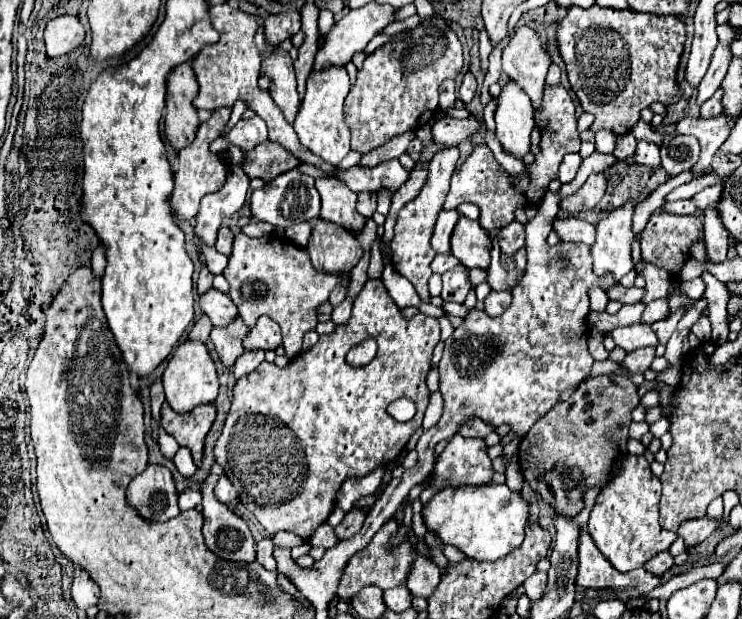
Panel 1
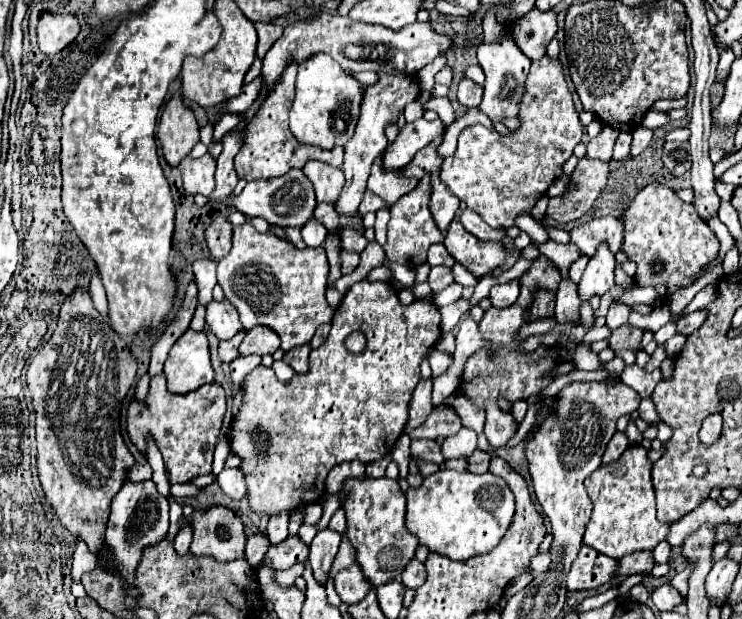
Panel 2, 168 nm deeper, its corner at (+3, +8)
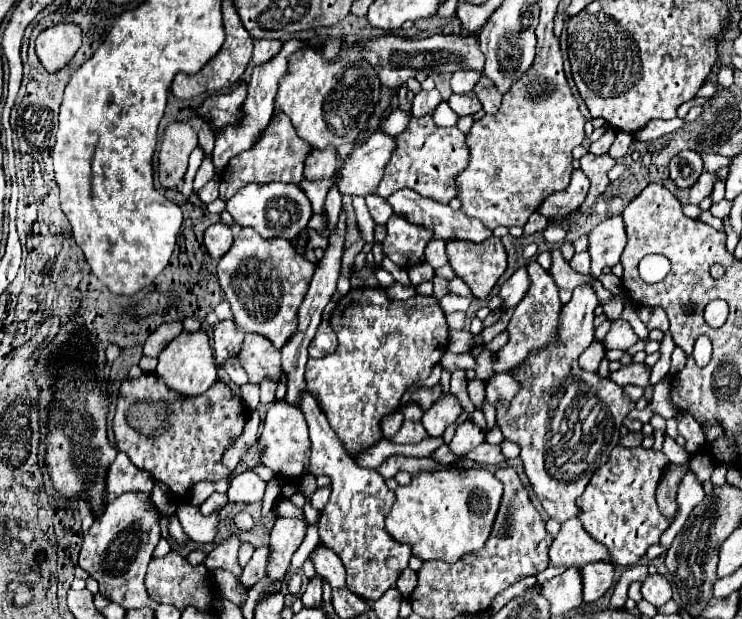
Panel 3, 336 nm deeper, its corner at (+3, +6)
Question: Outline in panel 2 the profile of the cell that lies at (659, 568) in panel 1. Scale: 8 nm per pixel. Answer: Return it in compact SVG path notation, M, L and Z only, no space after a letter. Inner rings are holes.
M639 551L639 553L631 553L627 557L623 557L619 561L619 575L629 577L629 575L651 575L655 567L655 559L653 559L653 551Z

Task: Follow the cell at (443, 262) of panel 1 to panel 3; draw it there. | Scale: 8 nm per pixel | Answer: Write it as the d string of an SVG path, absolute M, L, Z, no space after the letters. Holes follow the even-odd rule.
M433 239L431 243L427 243L427 247L425 247L425 261L427 261L433 269L445 265L445 263L447 263L445 243L439 241L439 239Z

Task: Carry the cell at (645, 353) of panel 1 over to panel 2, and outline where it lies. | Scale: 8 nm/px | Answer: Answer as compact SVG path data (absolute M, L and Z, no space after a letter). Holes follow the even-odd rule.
M621 325L621 327L617 327L617 329L611 333L609 347L611 347L613 351L619 351L619 349L639 351L641 337L643 337L643 331L641 331L641 329L631 327L631 325Z

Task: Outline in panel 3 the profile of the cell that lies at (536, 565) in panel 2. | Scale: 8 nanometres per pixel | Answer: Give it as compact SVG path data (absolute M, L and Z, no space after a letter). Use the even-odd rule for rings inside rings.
M567 519L549 549L549 565L555 567L583 567L587 563L611 563L607 547L591 539L579 519Z

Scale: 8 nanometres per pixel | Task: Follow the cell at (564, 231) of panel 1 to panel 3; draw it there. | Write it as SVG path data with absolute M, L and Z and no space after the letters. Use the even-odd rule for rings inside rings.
M609 217L589 233L591 273L597 279L603 275L607 267L619 263L625 243L627 243L627 235L625 235L623 217Z

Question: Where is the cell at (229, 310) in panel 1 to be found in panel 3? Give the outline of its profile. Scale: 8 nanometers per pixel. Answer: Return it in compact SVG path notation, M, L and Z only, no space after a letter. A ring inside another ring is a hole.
M221 321L217 323L213 331L213 349L217 365L223 365L227 359L237 357L243 345L243 333L237 333L237 327L233 321Z

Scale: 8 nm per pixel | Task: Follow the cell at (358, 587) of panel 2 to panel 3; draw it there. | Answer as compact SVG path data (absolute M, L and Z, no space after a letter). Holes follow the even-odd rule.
M319 543L313 551L311 551L311 561L315 565L317 575L321 575L333 589L343 589L345 587L345 571L343 571L343 563L341 559L323 543Z

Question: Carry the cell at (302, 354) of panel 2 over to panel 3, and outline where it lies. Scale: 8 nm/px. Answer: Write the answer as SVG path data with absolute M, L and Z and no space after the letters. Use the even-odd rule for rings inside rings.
M309 391L303 393L301 411L309 425L311 437L311 465L309 473L327 475L331 479L331 497L319 517L321 543L331 547L343 561L347 571L347 589L367 601L379 599L387 589L395 587L397 577L407 569L411 547L393 541L385 531L385 517L395 503L395 493L387 489L385 479L375 469L365 469L343 451L343 443L331 429L327 417L321 413L317 401Z

